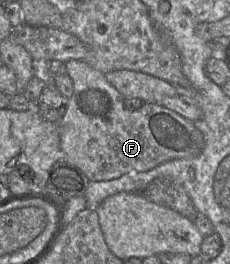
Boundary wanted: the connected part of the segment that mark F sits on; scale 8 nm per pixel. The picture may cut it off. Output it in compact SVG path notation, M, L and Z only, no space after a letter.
M72 59L65 63L65 67L73 81L74 91L58 124L60 147L63 159L79 168L90 182L117 179L132 171L147 172L165 162L194 158L202 153L205 147L204 135L194 123L159 104L145 103L138 110L127 110L125 98L106 80L103 73L86 61Z

